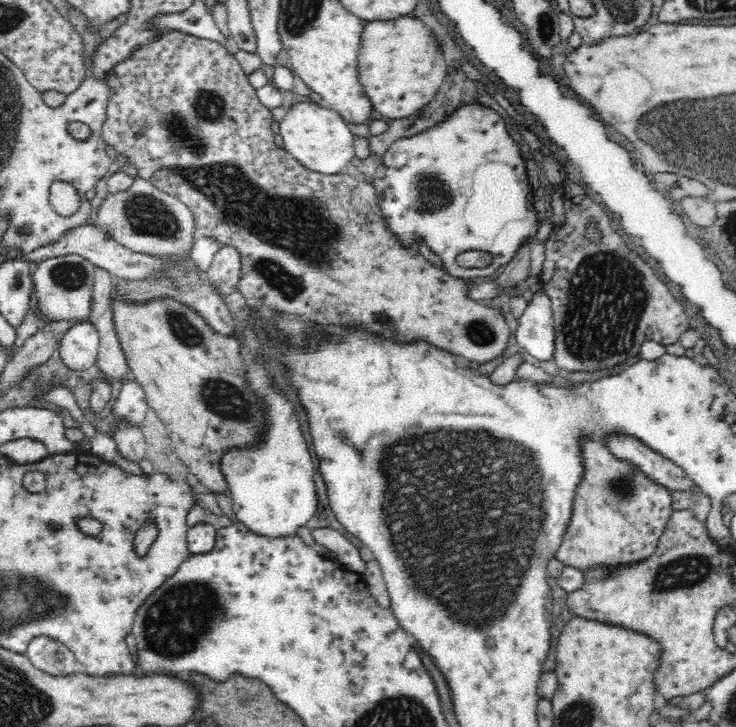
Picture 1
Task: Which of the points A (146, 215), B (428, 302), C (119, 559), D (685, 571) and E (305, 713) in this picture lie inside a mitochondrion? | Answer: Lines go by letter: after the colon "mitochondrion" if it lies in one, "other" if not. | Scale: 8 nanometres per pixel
A: mitochondrion
B: other
C: other
D: mitochondrion
E: other

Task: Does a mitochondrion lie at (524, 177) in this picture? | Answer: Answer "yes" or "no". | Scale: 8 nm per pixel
no

